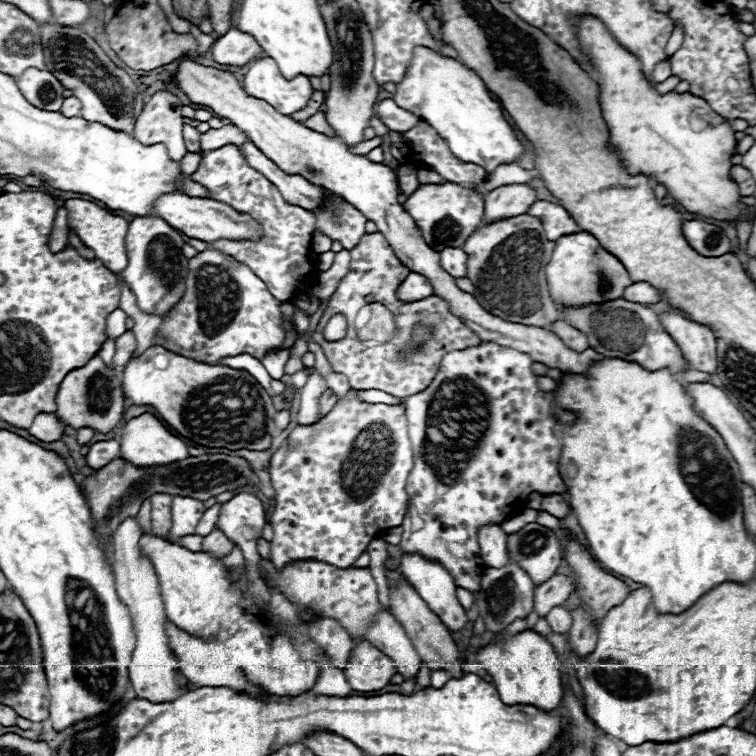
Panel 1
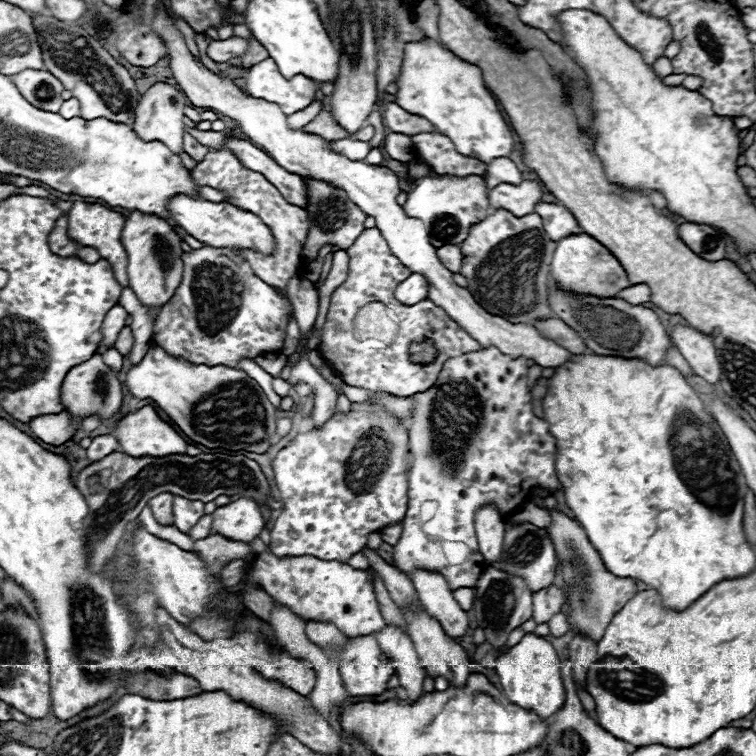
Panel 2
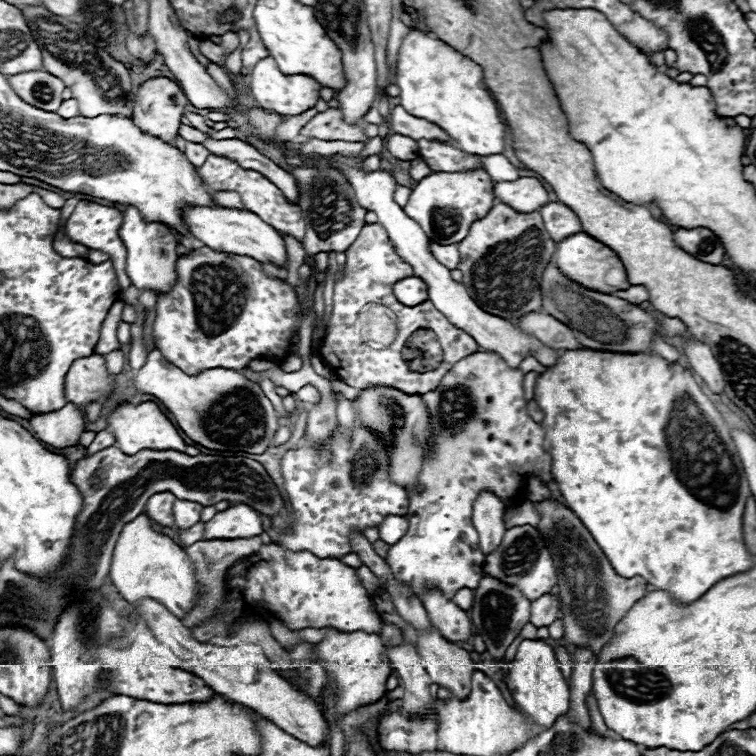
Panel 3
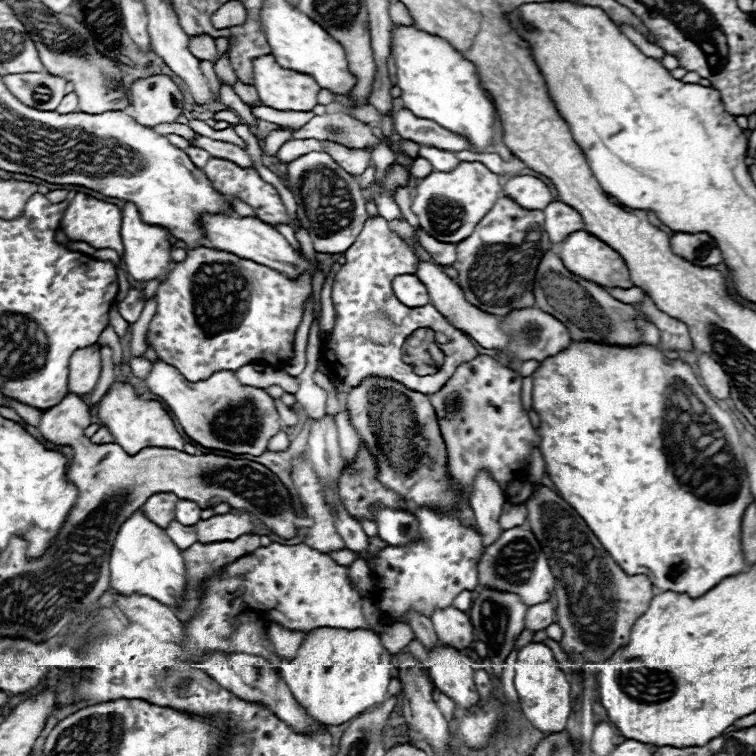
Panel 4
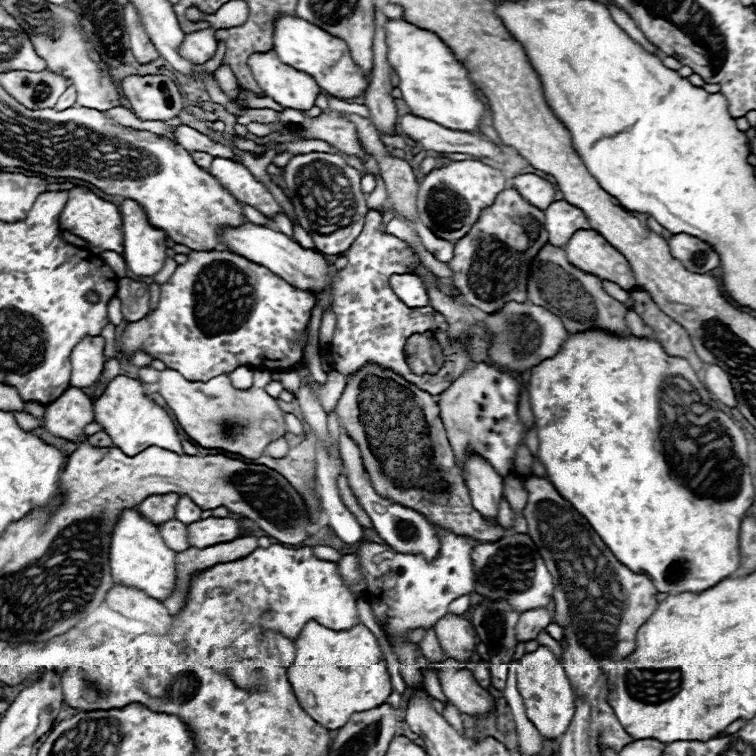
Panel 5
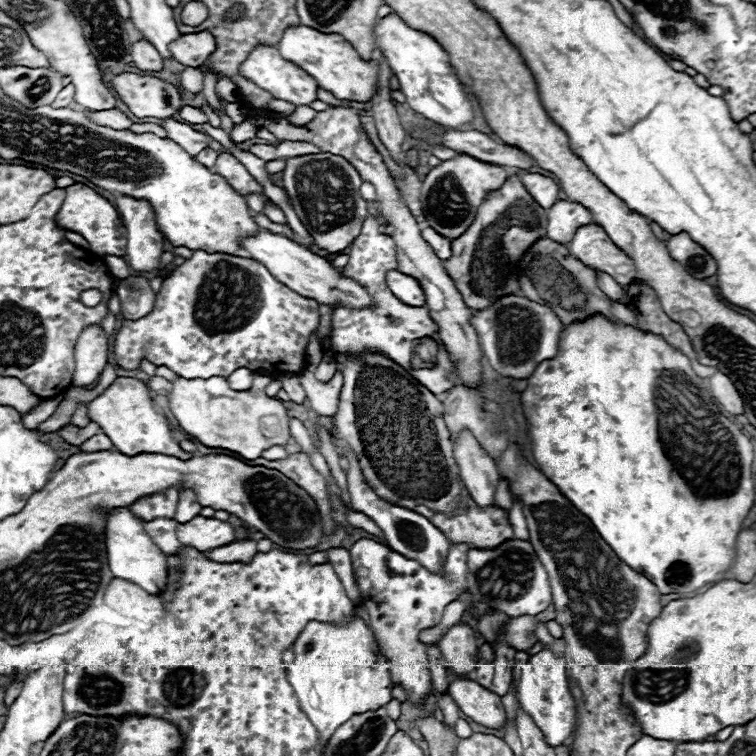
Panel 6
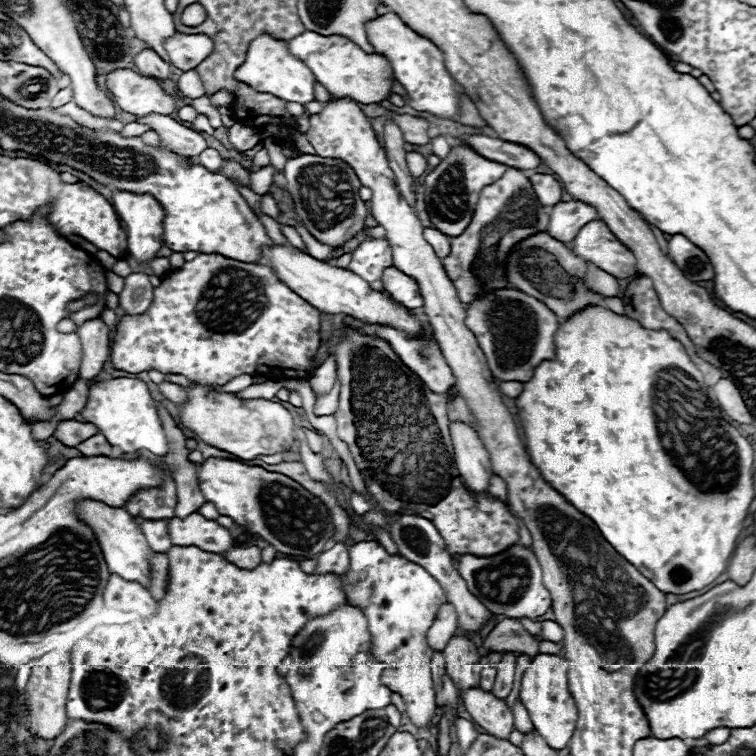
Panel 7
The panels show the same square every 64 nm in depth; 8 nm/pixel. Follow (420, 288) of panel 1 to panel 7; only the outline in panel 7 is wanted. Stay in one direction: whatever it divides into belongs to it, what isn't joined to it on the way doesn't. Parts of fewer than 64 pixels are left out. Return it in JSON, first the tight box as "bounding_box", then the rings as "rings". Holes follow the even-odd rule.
{"bounding_box":[384,266,424,308],"rings":[[[394,266],[384,270],[384,288],[396,302],[404,304],[406,308],[422,308],[424,304],[416,280],[400,274],[400,270],[396,270]]]}

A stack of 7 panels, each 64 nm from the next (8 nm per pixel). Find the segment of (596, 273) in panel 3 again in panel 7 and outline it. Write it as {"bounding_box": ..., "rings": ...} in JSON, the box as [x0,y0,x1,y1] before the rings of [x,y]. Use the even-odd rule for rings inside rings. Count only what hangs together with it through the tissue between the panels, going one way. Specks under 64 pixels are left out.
{"bounding_box":[568,220,636,280],"rings":[[[600,220],[582,226],[568,248],[584,262],[592,262],[618,280],[626,280],[636,274],[634,254],[626,246],[622,246],[608,230],[608,226],[604,226],[604,222]]]}

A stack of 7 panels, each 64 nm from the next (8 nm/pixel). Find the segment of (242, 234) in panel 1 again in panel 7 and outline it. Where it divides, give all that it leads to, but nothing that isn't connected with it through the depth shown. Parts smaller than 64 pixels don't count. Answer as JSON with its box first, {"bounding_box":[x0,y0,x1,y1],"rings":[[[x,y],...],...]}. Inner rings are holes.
{"bounding_box":[262,244,420,334],"rings":[[[278,244],[264,246],[262,258],[270,264],[270,268],[276,272],[276,276],[284,284],[288,284],[306,302],[312,302],[312,306],[316,306],[320,312],[330,312],[330,314],[342,312],[342,314],[350,314],[358,320],[382,322],[386,326],[406,330],[408,334],[420,332],[420,322],[414,316],[410,316],[404,308],[394,304],[388,296],[372,290],[368,286],[368,282],[364,282],[360,276],[356,276],[344,268],[336,268],[336,266],[330,266],[328,262],[316,260],[314,256],[302,252],[294,246],[278,246]]]}

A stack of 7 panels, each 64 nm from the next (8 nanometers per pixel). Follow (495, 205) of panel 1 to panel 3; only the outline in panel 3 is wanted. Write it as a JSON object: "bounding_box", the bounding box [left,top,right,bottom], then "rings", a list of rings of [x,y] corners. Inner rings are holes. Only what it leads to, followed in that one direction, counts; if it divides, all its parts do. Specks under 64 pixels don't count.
{"bounding_box":[494,178,548,212],"rings":[[[518,178],[516,182],[498,182],[494,186],[494,200],[504,202],[516,212],[534,212],[548,202],[548,194],[540,180]]]}

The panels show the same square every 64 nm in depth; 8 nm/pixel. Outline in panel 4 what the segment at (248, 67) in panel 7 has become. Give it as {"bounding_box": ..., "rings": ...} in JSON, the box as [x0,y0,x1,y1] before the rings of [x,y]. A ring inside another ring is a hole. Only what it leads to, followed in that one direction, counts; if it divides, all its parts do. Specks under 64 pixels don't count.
{"bounding_box":[254,54,320,112],"rings":[[[272,54],[254,60],[254,88],[264,106],[294,112],[310,112],[320,92],[312,76],[284,70]]]}

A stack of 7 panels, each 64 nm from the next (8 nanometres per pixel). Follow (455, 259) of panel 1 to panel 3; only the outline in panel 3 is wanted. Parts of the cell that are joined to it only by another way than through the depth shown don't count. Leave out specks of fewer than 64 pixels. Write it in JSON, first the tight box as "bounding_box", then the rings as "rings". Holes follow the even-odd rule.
{"bounding_box":[430,242,460,270],"rings":[[[430,242],[430,250],[432,254],[436,254],[436,260],[444,266],[448,266],[448,270],[456,270],[458,262],[460,262],[460,252],[458,246],[436,246],[434,242]]]}

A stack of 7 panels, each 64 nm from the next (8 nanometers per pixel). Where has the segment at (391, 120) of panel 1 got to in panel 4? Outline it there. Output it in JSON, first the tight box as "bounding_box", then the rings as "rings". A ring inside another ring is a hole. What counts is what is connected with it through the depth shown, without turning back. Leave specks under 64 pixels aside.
{"bounding_box":[392,108,470,152],"rings":[[[406,108],[394,112],[392,118],[394,118],[396,134],[406,138],[406,140],[412,140],[416,144],[436,146],[436,148],[442,148],[442,150],[452,150],[452,152],[470,150],[470,144],[468,144],[466,138],[460,138],[460,136],[452,134],[450,130],[444,130],[442,126],[438,126],[432,120],[416,118]]]}

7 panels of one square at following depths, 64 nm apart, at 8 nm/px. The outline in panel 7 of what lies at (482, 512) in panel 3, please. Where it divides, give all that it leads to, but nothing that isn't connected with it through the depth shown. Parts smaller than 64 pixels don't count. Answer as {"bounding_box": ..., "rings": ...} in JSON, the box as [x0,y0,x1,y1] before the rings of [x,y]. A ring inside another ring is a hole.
{"bounding_box":[450,422,494,494],"rings":[[[462,422],[450,424],[450,434],[454,446],[454,462],[460,470],[460,476],[464,478],[464,484],[476,494],[488,494],[490,478],[494,472],[490,454],[484,448],[482,440],[470,426]]]}

